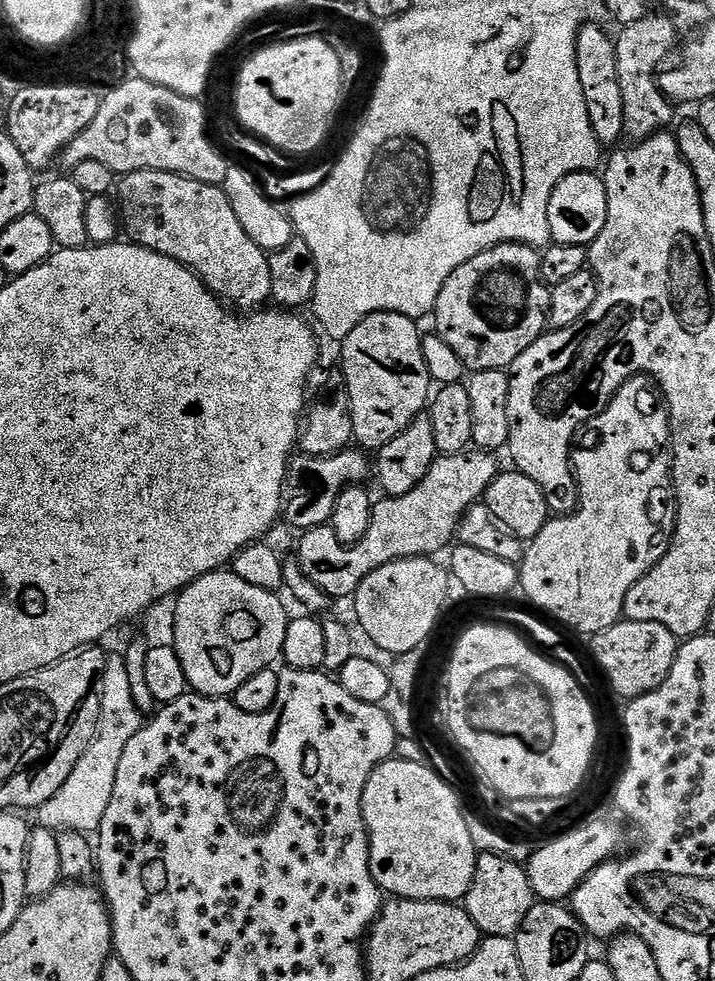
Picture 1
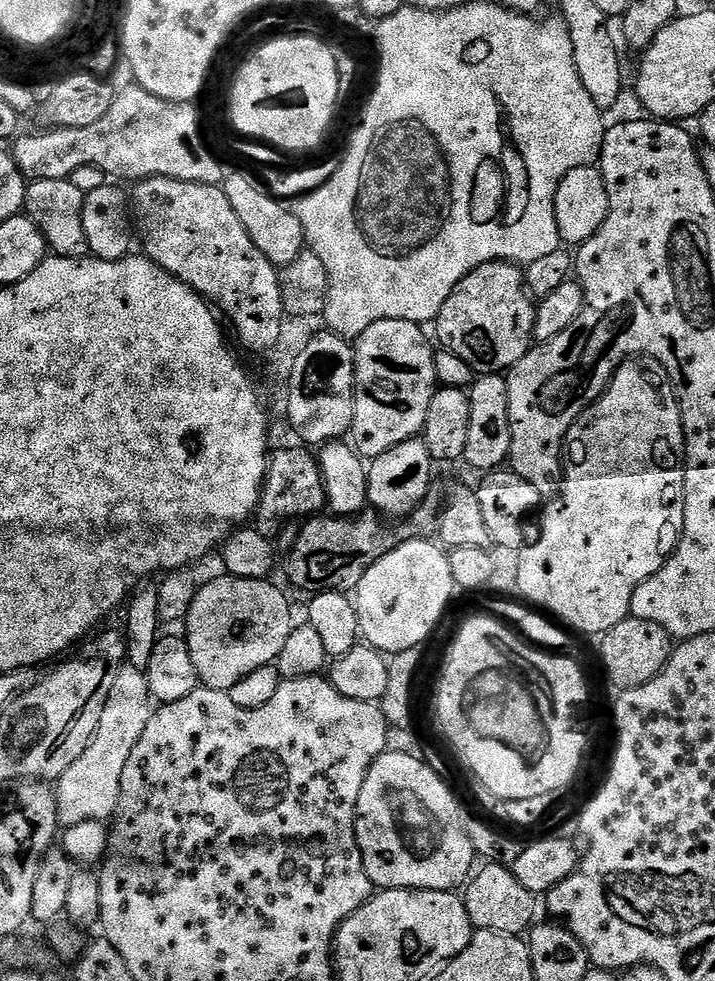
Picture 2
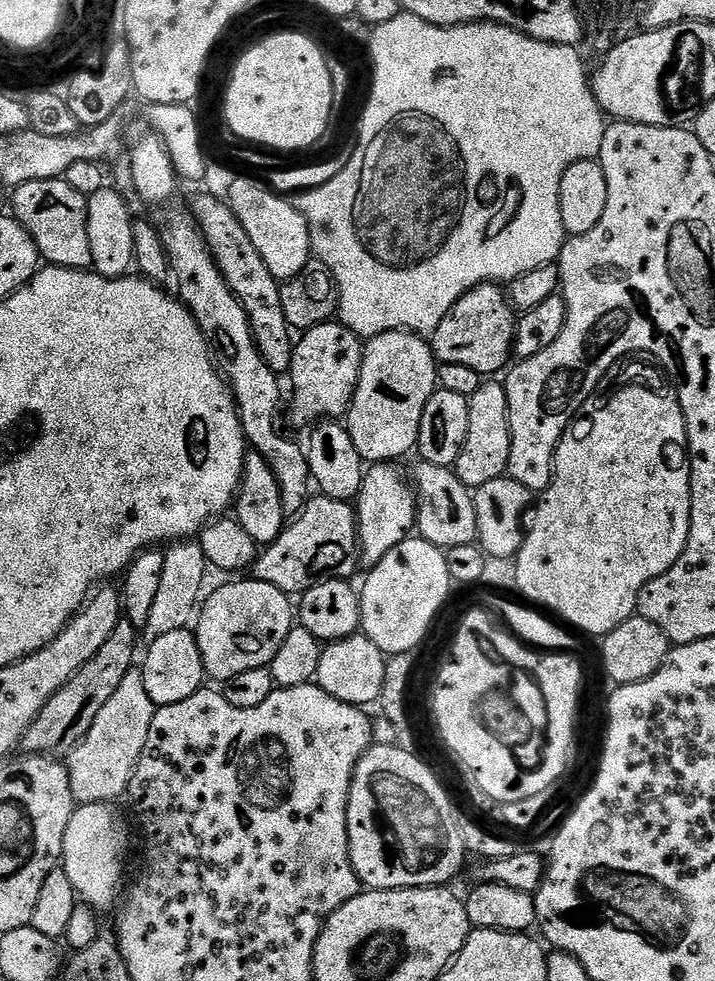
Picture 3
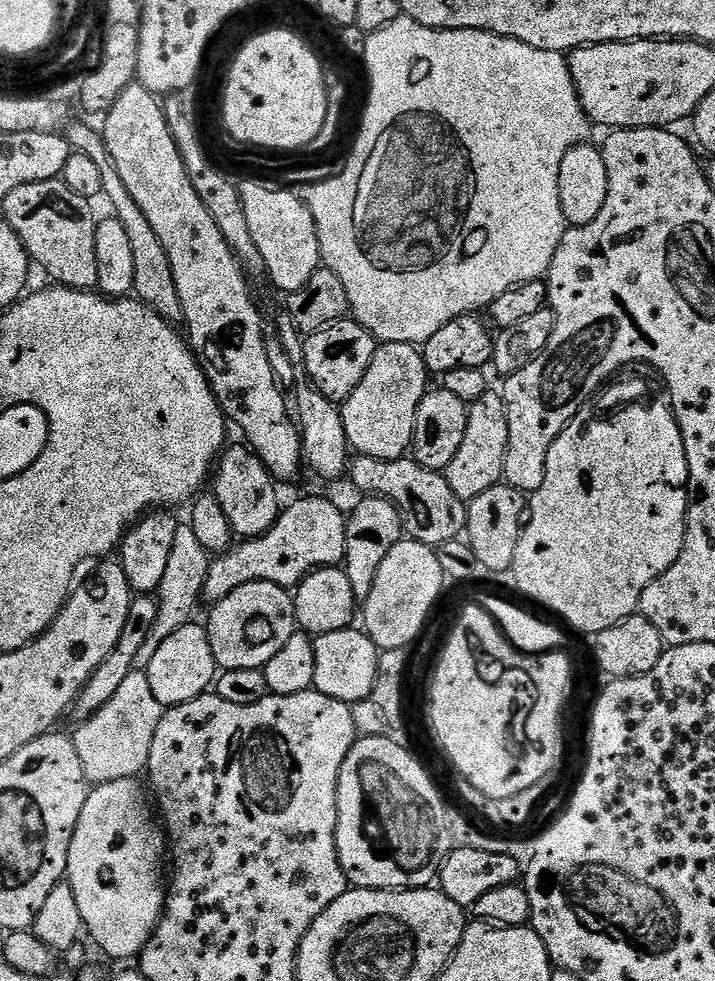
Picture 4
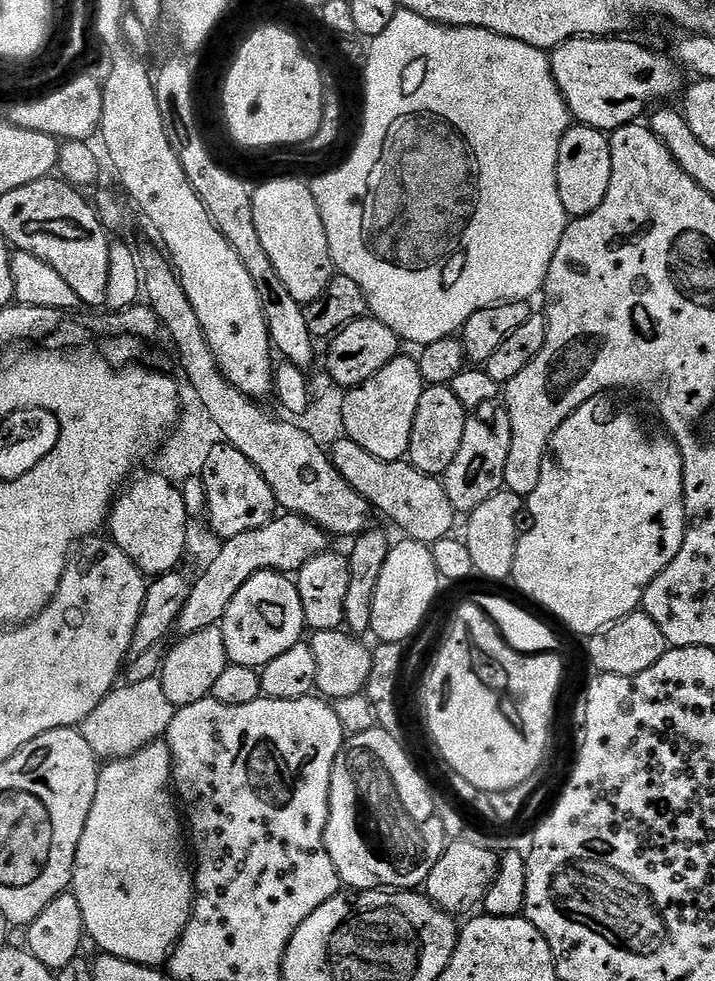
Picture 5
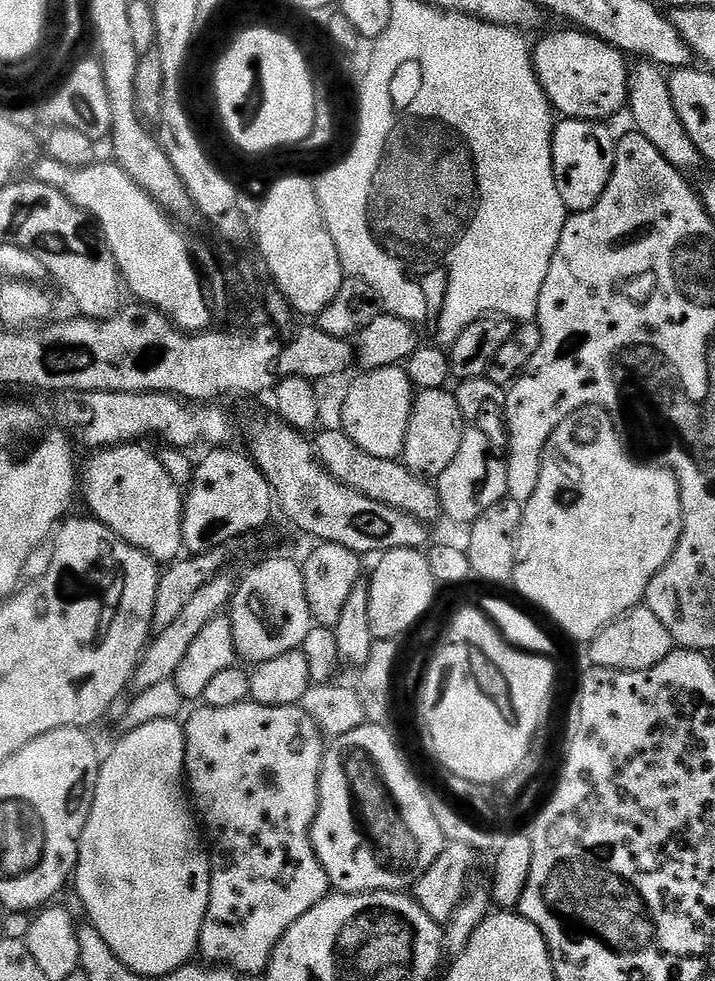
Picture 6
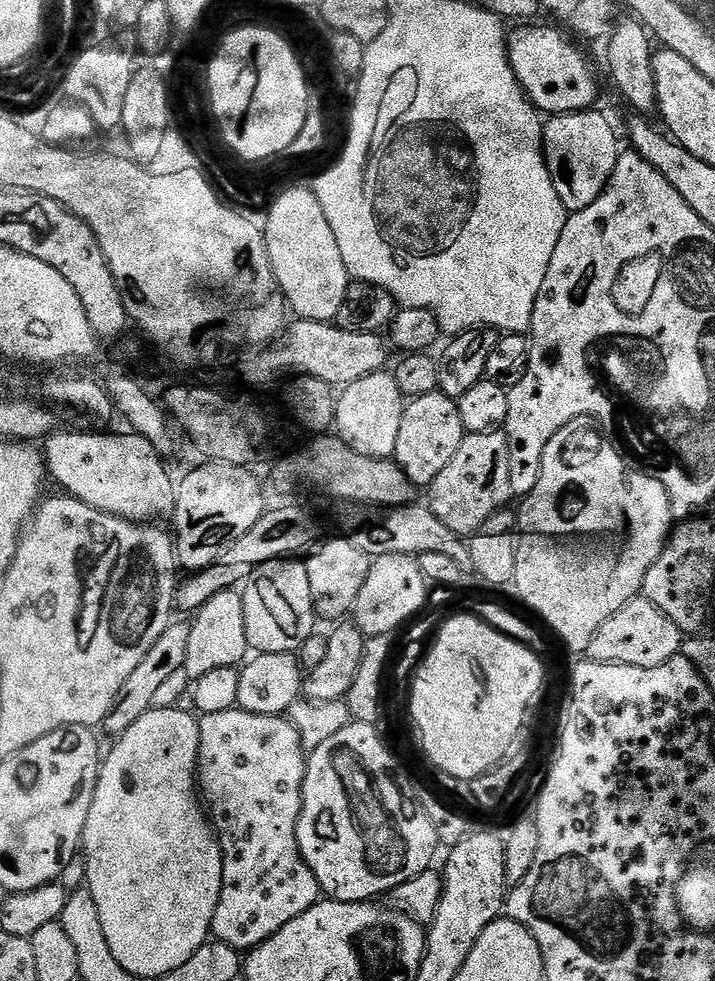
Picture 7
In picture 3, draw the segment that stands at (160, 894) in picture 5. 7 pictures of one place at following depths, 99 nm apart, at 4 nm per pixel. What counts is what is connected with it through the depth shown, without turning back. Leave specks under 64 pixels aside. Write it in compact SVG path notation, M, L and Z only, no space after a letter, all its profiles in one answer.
M112 804L79 805L70 818L70 826L66 826L63 870L70 874L77 897L95 910L115 909L126 888L124 859L128 856L128 824L114 809Z

